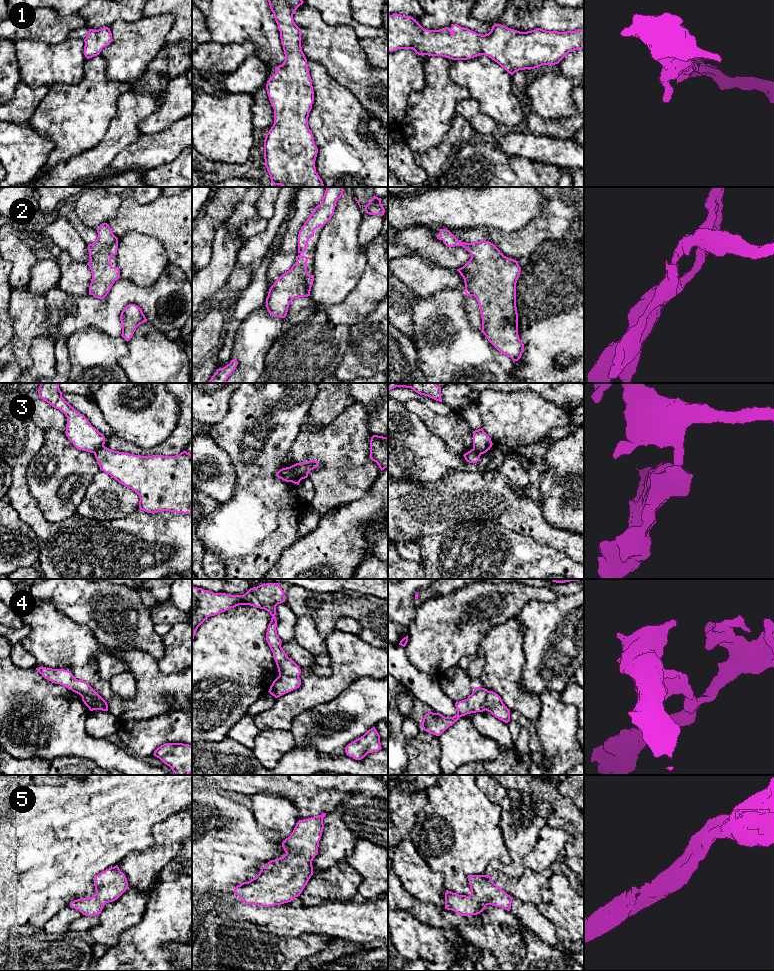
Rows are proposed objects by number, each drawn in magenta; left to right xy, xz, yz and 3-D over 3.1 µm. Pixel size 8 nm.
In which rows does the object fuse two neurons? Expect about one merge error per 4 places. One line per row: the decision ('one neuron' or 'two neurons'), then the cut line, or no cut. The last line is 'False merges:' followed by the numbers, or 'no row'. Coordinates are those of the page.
1: one neuron; cut none
2: one neuron; cut none
3: two neurons; cut xz (289, 467), (301, 479)
4: two neurons; cut xy (81, 696), (88, 695), (102, 698)
5: one neuron; cut none
False merges: 3, 4

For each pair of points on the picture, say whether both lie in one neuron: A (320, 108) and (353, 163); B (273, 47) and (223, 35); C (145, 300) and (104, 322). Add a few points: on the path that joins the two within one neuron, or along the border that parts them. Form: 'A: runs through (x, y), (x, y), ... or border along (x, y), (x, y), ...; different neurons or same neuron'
A: runs through (334, 122), (342, 149); same neuron
B: runs through (261, 35), (259, 33), (235, 33); same neuron
C: runs through (134, 299), (125, 299), (113, 311); same neuron

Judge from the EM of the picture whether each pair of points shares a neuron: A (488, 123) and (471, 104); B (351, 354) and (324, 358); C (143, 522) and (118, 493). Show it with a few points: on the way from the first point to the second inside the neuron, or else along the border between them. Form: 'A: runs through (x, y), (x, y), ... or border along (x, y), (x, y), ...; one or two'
A: runs through (483, 120), (472, 109); one
B: border along (349, 332), (348, 346), (334, 372); two
C: border along (139, 508), (121, 518), (112, 520); two

